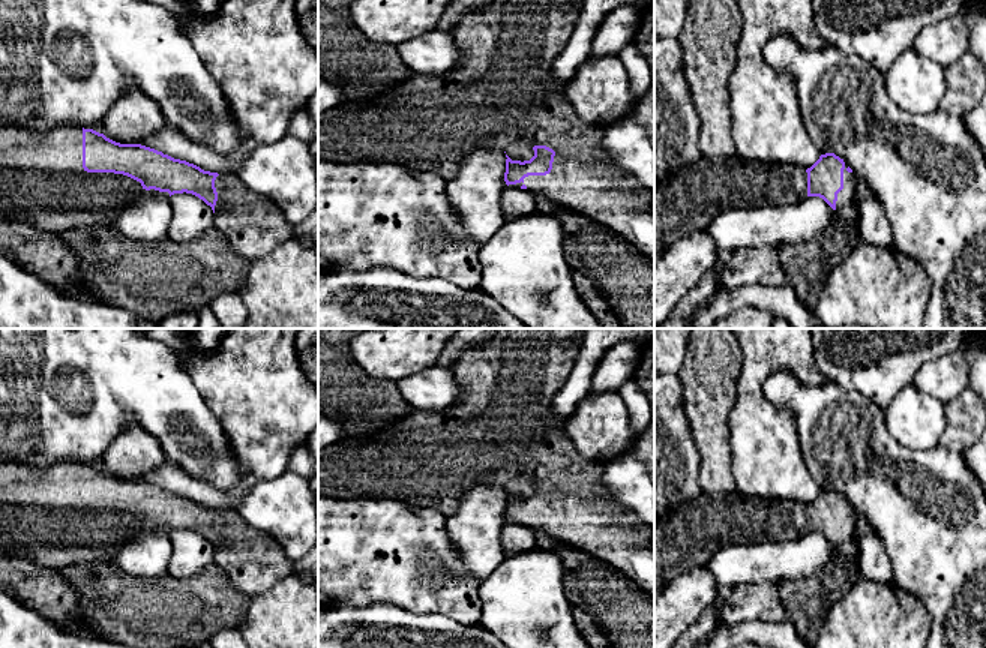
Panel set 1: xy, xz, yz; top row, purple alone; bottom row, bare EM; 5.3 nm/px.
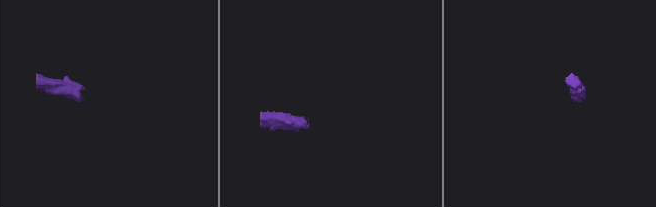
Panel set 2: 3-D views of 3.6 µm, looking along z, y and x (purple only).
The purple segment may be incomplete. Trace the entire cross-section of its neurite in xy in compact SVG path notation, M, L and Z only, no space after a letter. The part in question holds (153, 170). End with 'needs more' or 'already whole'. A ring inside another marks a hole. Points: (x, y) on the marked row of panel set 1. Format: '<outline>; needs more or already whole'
M0 126L0 219L20 222L39 231L60 234L72 228L117 225L120 213L137 196L192 194L212 207L213 225L228 238L231 248L254 261L294 237L294 225L272 200L252 192L237 174L204 171L186 160L174 159L141 144L120 144L93 129L57 126L39 132L23 126Z; needs more

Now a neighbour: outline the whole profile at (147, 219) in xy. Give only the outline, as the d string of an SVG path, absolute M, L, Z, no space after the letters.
M137 196L120 213L117 226L135 242L153 243L168 237L171 219L173 212L167 196Z

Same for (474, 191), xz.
M498 148L473 150L447 180L452 210L479 248L507 222L500 207L500 195L507 188L506 159L506 153Z

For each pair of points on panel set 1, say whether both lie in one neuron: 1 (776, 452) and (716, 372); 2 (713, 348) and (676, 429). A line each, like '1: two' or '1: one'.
1: two
2: two

